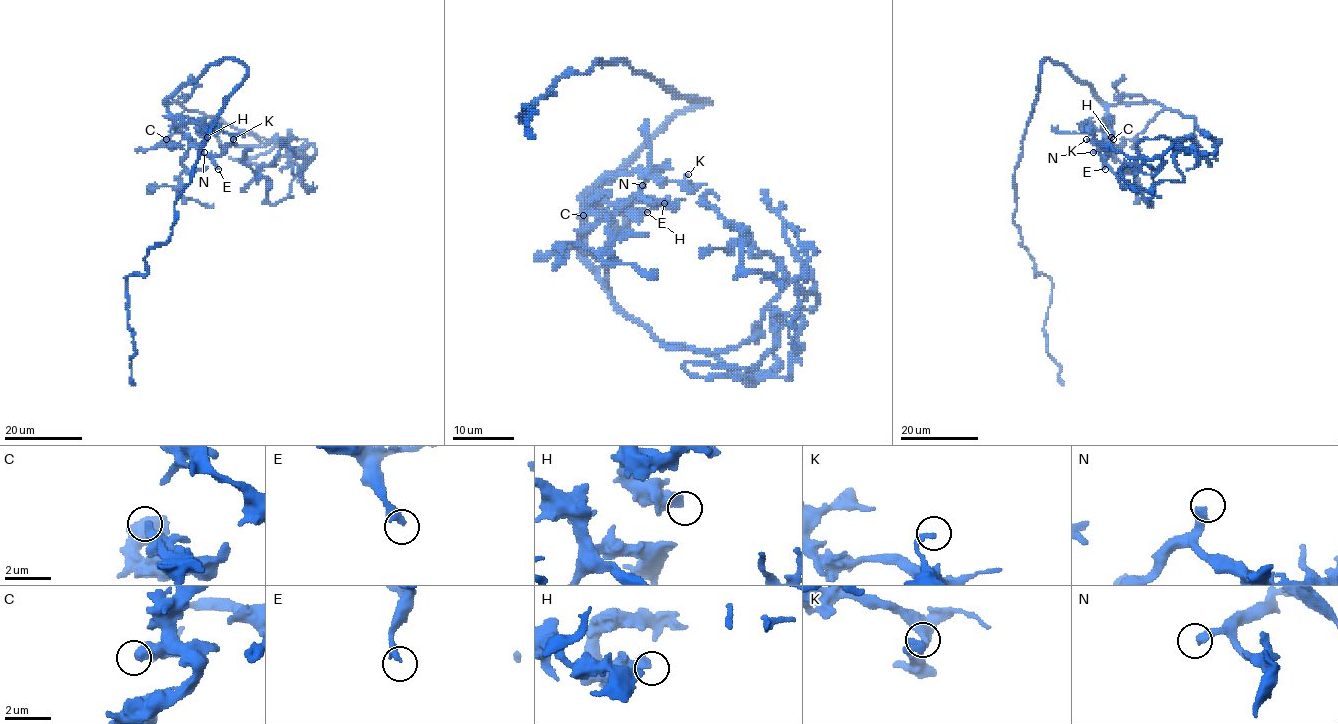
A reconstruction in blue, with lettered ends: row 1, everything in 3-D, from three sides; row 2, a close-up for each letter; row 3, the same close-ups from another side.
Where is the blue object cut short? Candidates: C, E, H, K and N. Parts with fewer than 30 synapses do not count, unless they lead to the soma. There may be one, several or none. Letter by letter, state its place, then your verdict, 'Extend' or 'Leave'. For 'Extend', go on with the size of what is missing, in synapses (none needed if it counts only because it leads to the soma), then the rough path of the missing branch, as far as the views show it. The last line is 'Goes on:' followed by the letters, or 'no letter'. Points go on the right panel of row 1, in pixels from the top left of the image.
C: Place: (1113, 139). Leave
E: Place: (1105, 169). Extend. Roughly 50 synapses
H: Place: (1111, 137). Leave
K: Place: (1086, 139). Leave
N: Place: (1093, 152). Extend. Roughly 70 synapses. Course of what is missing: (1093, 152), (1078, 168)
Goes on: E, N

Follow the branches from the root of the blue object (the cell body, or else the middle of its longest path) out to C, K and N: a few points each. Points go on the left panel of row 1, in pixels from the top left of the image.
C: (186, 85), (165, 101), (177, 101), (183, 108), (180, 130), (163, 140), (176, 146), (166, 139)
K: (186, 85), (166, 102), (175, 130), (179, 124), (194, 122), (208, 132), (226, 132), (231, 141), (233, 139)
N: (186, 85), (166, 105), (175, 127), (204, 152)

